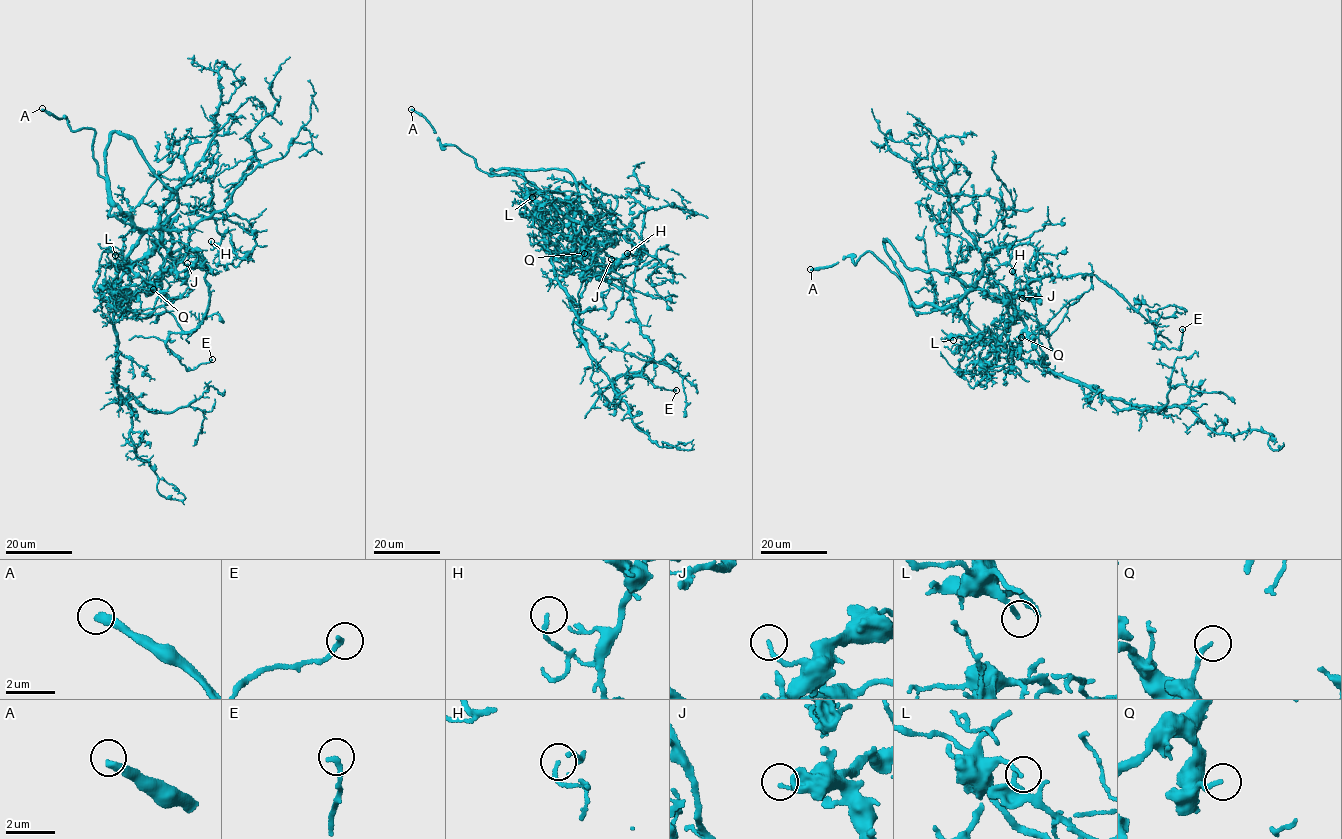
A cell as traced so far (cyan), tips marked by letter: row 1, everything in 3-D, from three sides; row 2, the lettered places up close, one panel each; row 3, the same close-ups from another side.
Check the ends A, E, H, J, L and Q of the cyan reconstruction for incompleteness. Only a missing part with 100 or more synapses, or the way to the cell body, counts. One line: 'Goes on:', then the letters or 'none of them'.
Goes on: A

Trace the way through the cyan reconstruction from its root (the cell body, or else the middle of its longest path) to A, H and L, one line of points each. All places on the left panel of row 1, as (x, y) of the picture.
A: (135, 293), (116, 284), (141, 233), (98, 172), (94, 131), (42, 108)
H: (135, 293), (149, 289), (167, 257), (182, 260), (190, 227), (214, 220), (222, 237), (216, 248), (211, 241)
L: (135, 293), (130, 298), (121, 295), (128, 290), (122, 293), (116, 284), (125, 262), (112, 250), (115, 255)

